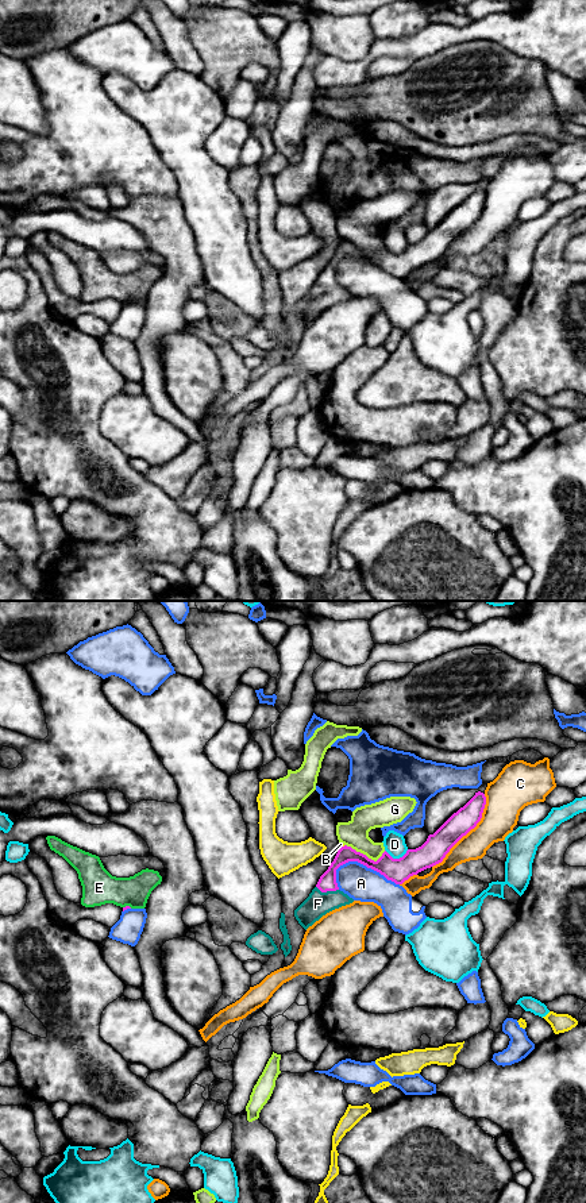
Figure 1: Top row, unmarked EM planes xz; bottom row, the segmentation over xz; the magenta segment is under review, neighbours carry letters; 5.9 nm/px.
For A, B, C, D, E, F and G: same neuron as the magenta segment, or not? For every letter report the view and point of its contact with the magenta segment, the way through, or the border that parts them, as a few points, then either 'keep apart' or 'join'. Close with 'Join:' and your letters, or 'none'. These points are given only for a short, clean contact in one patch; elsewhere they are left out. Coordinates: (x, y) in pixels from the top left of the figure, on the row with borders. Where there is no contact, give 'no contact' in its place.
A: meets magenta in xz at (367, 867); keep apart
B: meets magenta in xz at (342, 847); keep apart
C: meets magenta in xz at (467, 832); keep apart
D: meets magenta in xz at (397, 859); keep apart
E: meets magenta in xz at (127, 906); border along xz (123, 906), (131, 907); keep apart
F: meets magenta in xz at (327, 890); runs through xz (327, 882), (327, 890), (317, 903); join
G: meets magenta in xz at (365, 855); keep apart
Join: F

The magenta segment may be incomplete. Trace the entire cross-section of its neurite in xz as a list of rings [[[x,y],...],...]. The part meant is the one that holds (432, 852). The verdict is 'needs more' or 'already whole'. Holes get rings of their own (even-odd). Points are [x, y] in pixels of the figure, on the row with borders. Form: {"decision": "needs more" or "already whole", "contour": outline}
{"decision": "needs more", "contour": [[[475,793],[463,807],[454,813],[433,834],[429,834],[421,847],[408,849],[400,859],[393,859],[385,851],[374,861],[351,847],[339,848],[334,861],[320,876],[309,897],[294,910],[296,919],[307,930],[327,913],[354,902],[339,890],[336,883],[336,870],[348,861],[358,861],[396,884],[402,884],[410,876],[442,863],[450,849],[481,821],[485,805],[485,794]]]}

